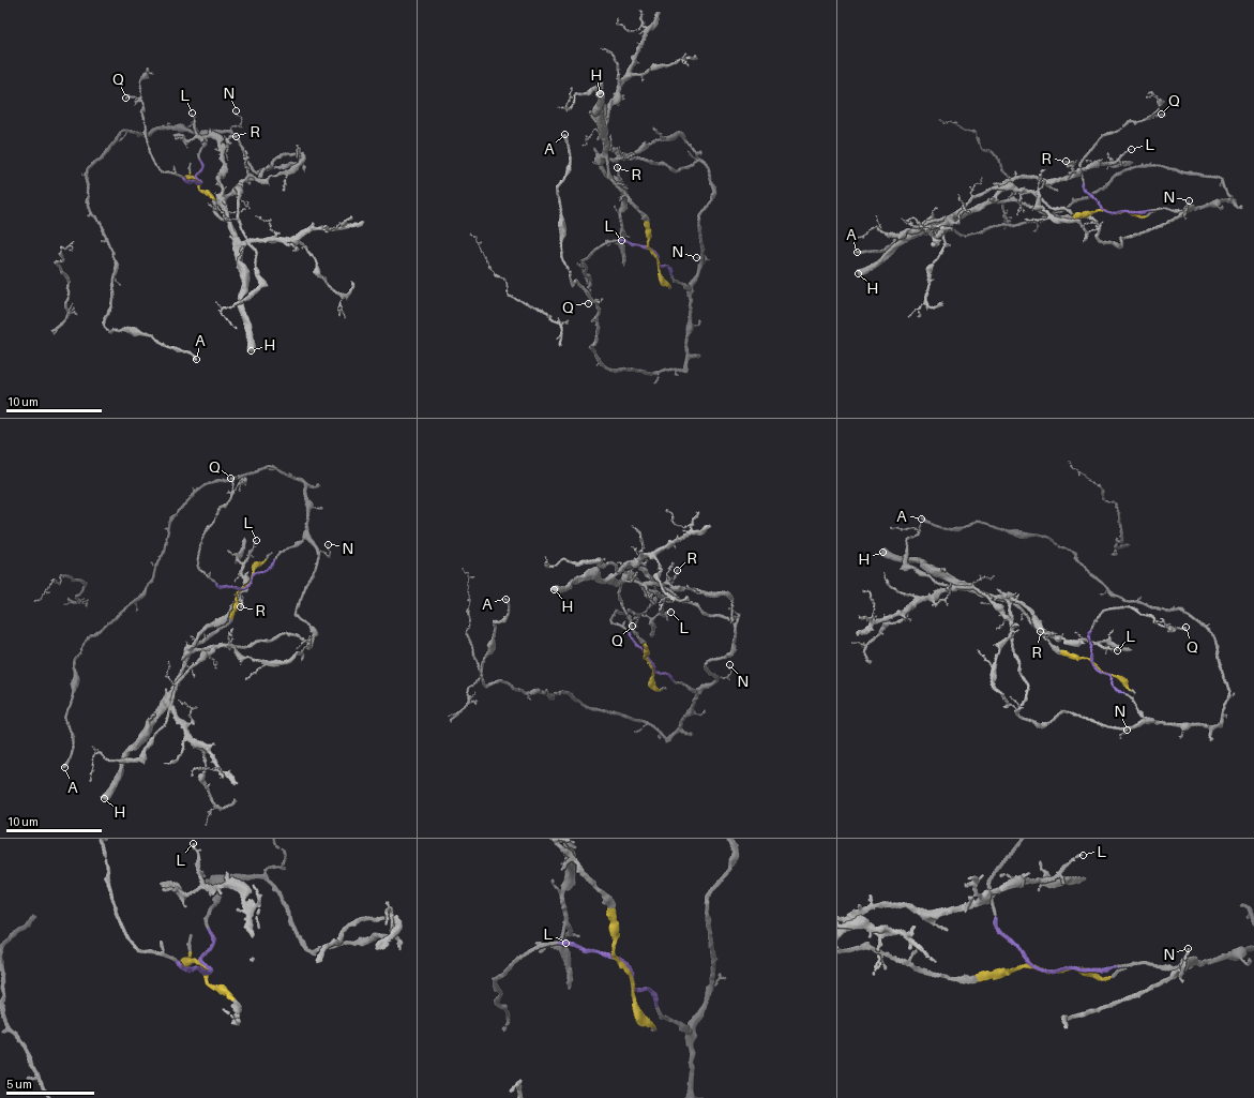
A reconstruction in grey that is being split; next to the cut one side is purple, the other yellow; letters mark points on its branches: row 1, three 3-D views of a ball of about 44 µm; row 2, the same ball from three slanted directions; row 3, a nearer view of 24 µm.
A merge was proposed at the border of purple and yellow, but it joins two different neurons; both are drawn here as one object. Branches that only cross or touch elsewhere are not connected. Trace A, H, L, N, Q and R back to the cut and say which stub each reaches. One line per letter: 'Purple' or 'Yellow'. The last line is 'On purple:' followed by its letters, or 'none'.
A: Purple
H: Yellow
L: Yellow
N: Purple
Q: Purple
R: Yellow
On purple: A, N, Q

